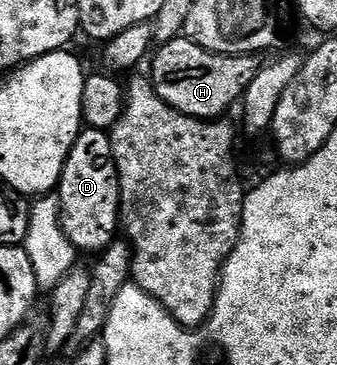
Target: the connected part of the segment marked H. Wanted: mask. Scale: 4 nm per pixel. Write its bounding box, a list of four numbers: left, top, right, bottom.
[148,36,260,120]

